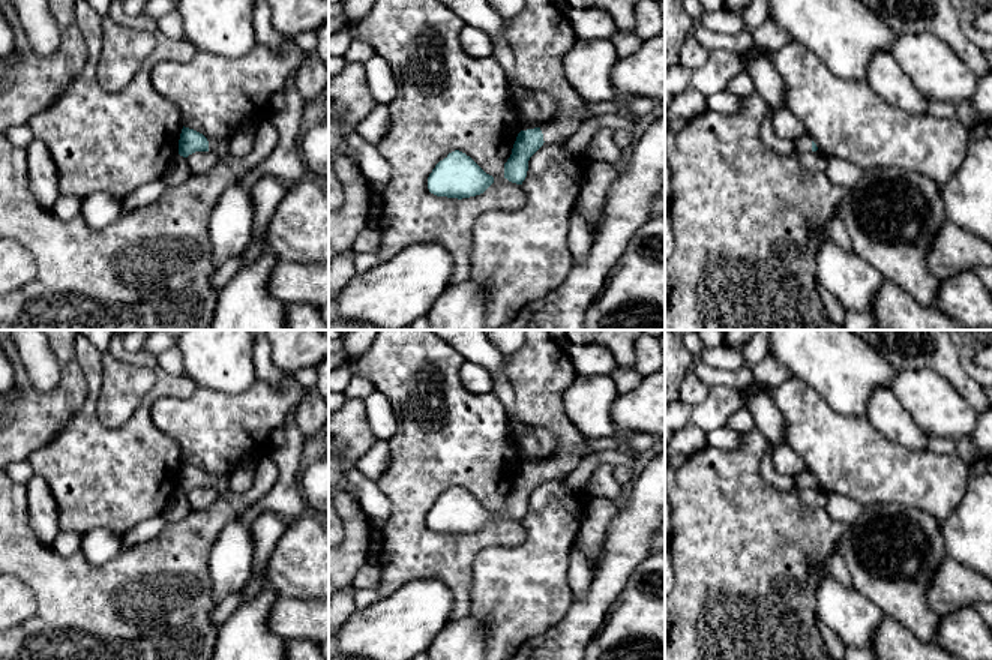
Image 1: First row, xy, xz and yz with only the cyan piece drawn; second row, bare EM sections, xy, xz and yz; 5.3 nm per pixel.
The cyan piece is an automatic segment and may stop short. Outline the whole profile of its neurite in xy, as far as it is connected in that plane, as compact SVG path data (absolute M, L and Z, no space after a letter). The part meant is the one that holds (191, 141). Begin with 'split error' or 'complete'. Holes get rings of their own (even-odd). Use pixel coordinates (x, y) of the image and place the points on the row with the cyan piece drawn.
split error; M270 120L258 124L254 148L246 156L230 152L230 140L207 140L185 128L179 140L179 154L210 152L216 164L204 174L191 174L180 186L167 186L152 204L120 213L101 230L89 226L83 216L62 220L35 198L29 180L26 147L0 135L0 238L12 238L26 248L38 266L36 276L24 286L0 296L0 330L210 330L219 291L213 288L215 268L209 224L221 195L236 182L264 162L278 147L279 134Z

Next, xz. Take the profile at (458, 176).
complete; M459 150L440 160L428 177L431 194L458 200L480 195L492 183L494 177Z

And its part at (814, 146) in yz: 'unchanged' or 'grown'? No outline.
grown

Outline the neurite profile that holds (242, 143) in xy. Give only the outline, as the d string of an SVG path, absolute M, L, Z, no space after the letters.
M245 122L230 138L230 152L234 156L246 156L252 152L260 122Z

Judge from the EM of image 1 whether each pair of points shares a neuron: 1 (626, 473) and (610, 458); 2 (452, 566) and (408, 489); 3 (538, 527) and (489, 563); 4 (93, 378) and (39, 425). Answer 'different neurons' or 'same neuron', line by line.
1: different neurons
2: same neuron
3: same neuron
4: different neurons

